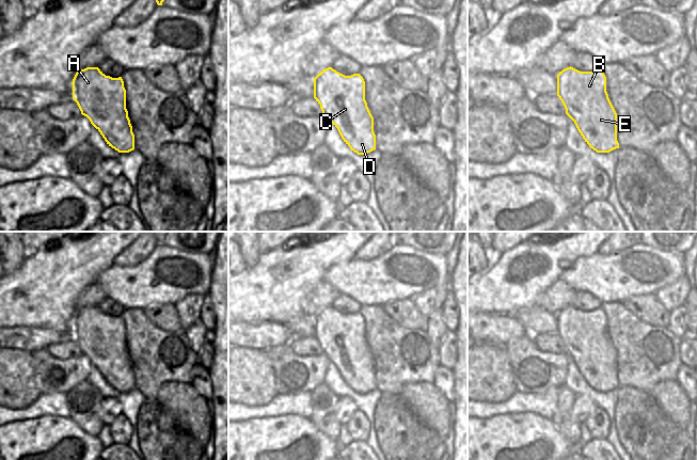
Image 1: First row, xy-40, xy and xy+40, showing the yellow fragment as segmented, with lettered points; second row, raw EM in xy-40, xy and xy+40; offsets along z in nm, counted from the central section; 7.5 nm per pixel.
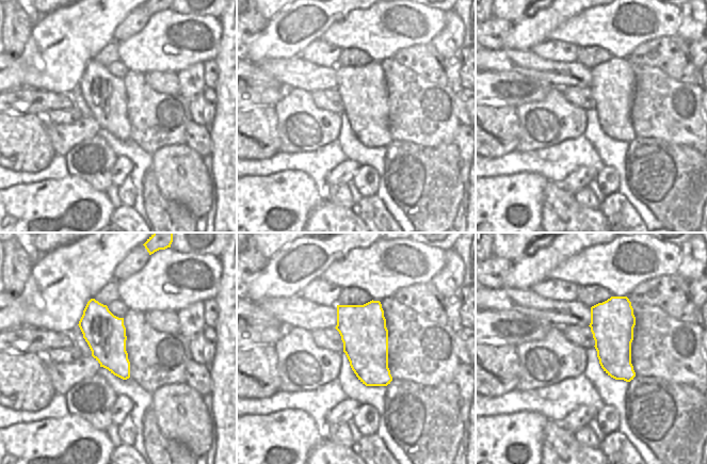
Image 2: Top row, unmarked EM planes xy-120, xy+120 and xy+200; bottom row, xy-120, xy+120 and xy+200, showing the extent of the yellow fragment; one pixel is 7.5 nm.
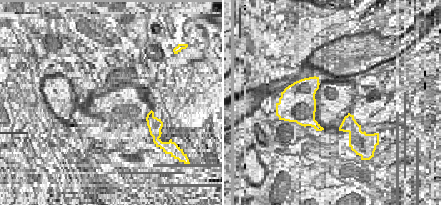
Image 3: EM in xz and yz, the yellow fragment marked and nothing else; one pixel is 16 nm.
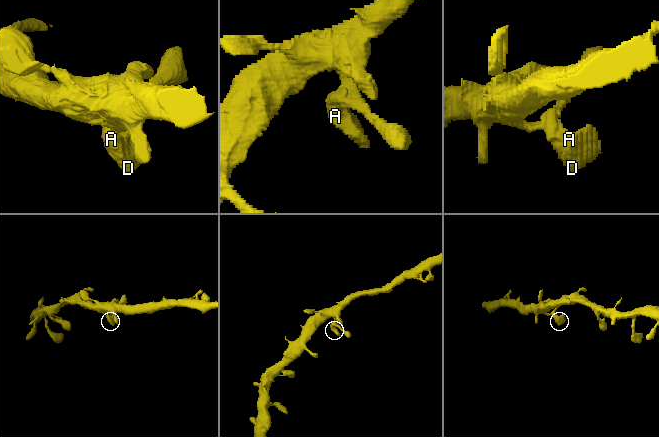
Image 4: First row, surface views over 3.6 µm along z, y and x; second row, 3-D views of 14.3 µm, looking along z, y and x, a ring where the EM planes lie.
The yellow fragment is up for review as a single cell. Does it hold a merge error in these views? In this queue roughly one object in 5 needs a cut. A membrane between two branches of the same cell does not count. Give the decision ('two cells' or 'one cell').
one cell

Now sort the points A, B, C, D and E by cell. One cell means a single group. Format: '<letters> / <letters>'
A B C D E

